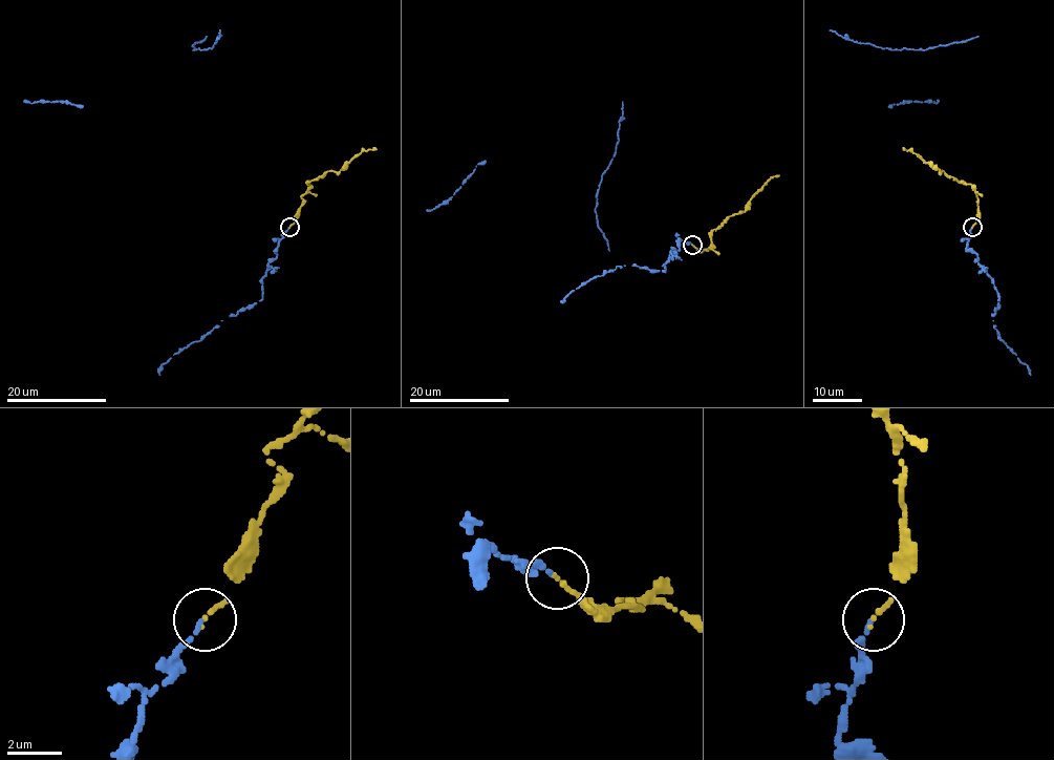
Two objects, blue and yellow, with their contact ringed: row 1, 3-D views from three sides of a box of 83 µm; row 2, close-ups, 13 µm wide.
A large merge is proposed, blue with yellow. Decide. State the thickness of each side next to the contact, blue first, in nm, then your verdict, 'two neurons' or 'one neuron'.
calibres 160 and 180 nm; one neuron

